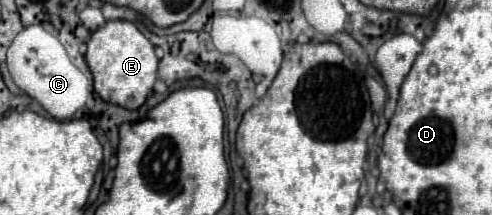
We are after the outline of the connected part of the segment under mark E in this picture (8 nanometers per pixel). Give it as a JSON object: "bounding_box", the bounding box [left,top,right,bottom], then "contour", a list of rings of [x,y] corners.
{"bounding_box":[85,21,159,109],"contour":[[[107,21],[103,27],[91,33],[85,59],[93,73],[95,93],[103,101],[125,109],[139,109],[153,93],[159,59],[153,43],[131,21]]]}

